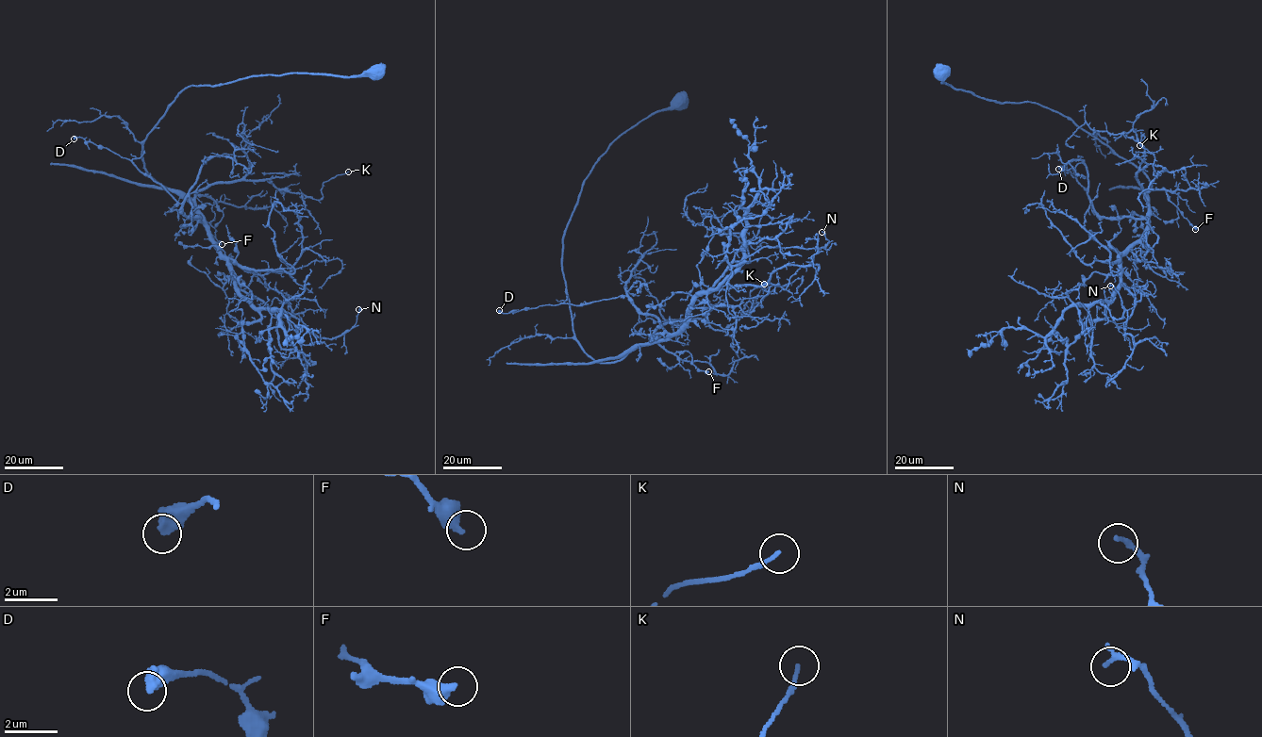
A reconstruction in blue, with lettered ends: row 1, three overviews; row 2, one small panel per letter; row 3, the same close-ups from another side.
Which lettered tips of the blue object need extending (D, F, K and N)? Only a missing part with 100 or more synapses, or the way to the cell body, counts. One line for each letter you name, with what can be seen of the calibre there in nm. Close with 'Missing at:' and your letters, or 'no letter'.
Missing at: no letter

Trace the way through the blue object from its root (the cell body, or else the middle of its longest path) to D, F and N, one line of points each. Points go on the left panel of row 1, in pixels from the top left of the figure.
D: (378, 73), (268, 75), (181, 90), (141, 157), (202, 221), (129, 160), (74, 139)
F: (378, 73), (260, 75), (180, 91), (141, 157), (162, 185), (215, 202), (222, 244)
N: (378, 73), (192, 85), (141, 151), (151, 176), (200, 215), (253, 304), (333, 338), (358, 309)

